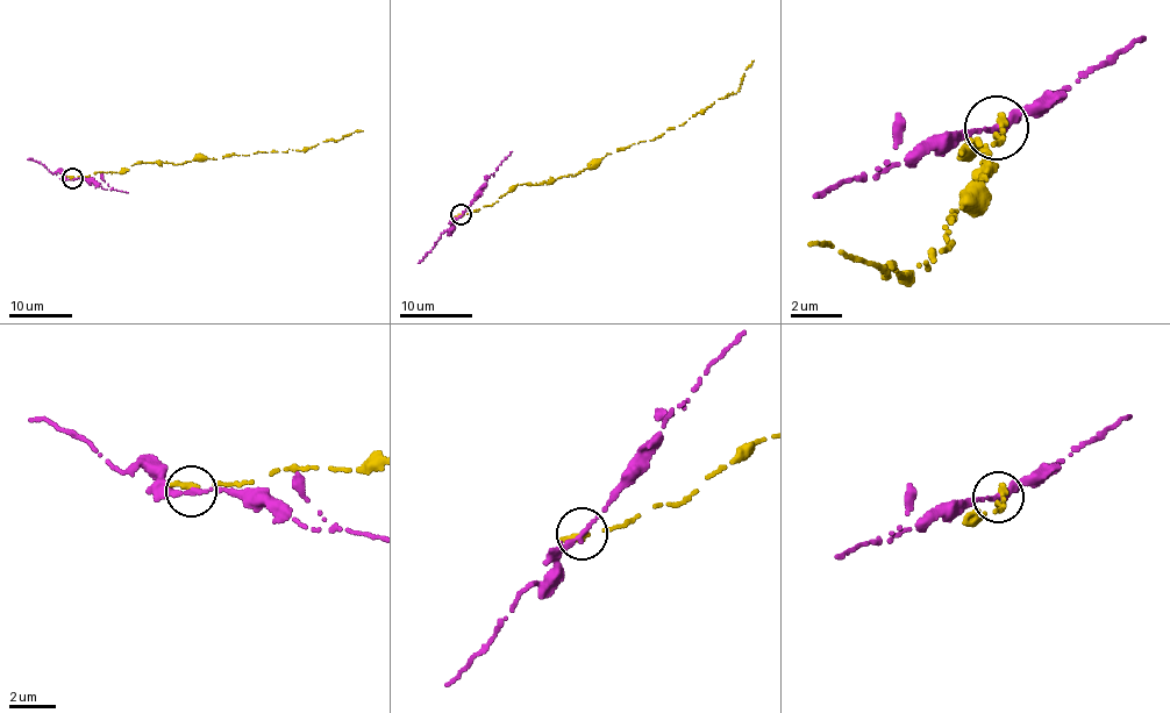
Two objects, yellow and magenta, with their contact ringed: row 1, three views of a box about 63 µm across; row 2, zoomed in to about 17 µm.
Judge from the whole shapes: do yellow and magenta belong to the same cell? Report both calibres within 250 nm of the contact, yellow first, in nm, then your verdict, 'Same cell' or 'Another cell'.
Thickness 320 nm (yellow) against 240 nm. Another cell

